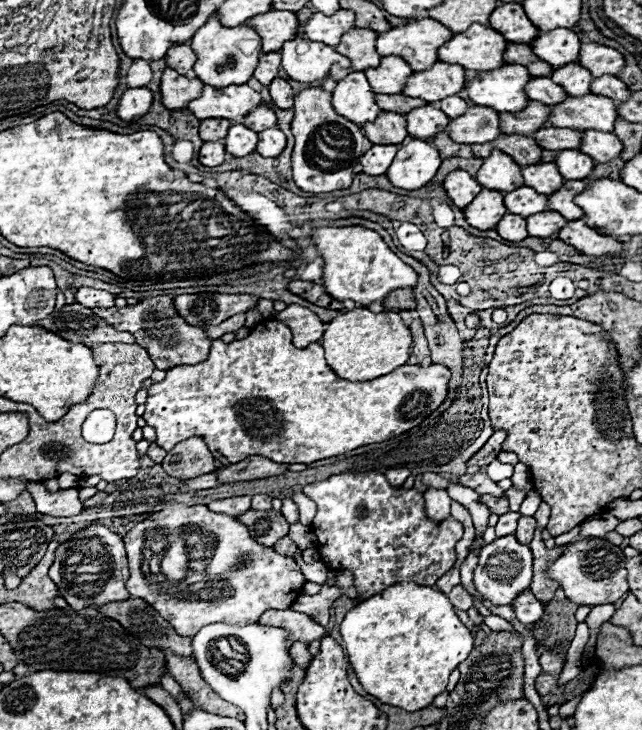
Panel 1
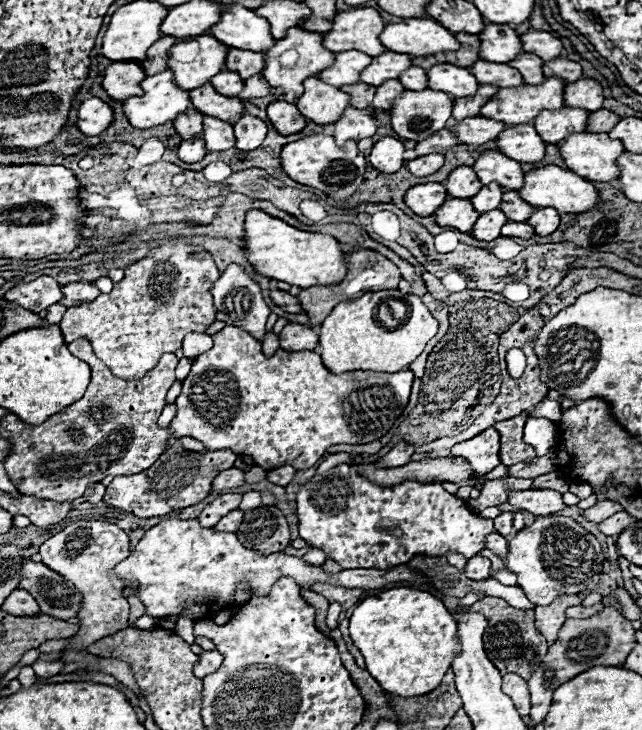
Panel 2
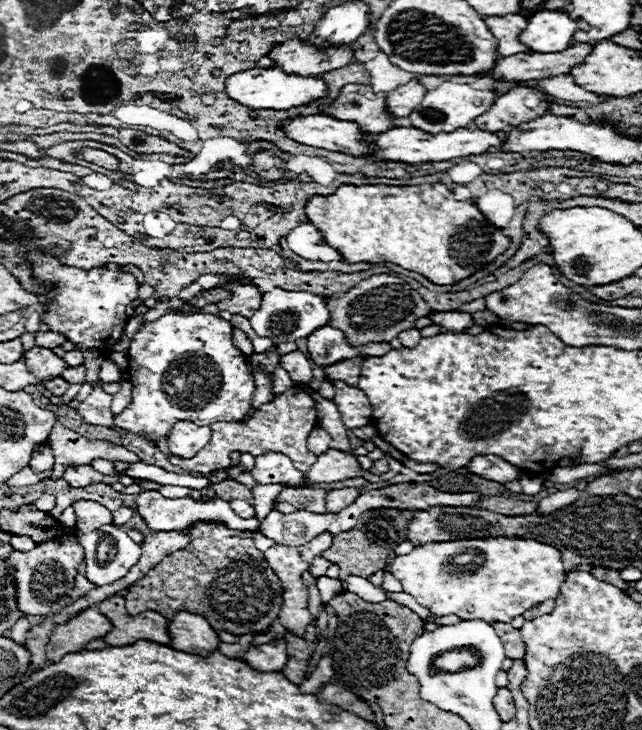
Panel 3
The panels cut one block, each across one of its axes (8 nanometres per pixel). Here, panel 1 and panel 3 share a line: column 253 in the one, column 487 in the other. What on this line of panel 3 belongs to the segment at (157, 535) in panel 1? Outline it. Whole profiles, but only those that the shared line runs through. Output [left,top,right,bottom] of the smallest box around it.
[390,536,566,622]

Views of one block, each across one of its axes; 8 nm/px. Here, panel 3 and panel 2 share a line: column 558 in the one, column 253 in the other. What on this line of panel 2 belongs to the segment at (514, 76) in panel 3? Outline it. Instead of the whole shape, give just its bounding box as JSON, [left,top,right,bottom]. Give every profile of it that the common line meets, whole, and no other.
[226,50,264,78]

